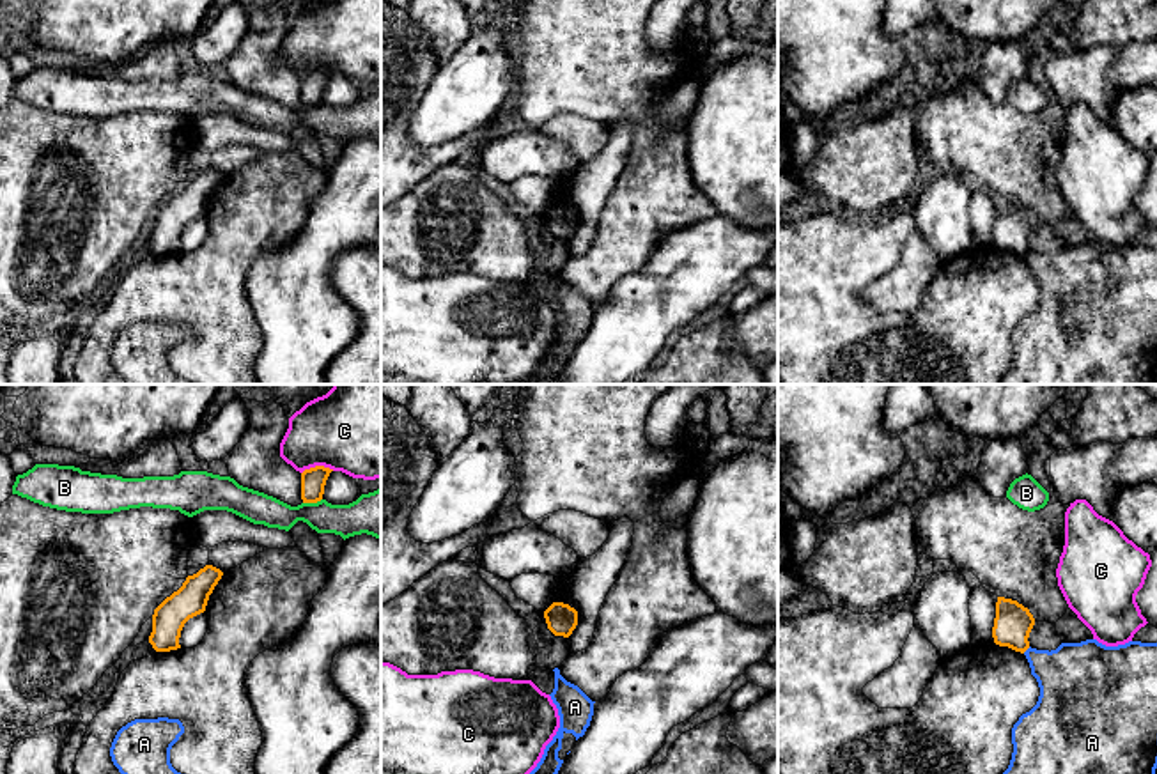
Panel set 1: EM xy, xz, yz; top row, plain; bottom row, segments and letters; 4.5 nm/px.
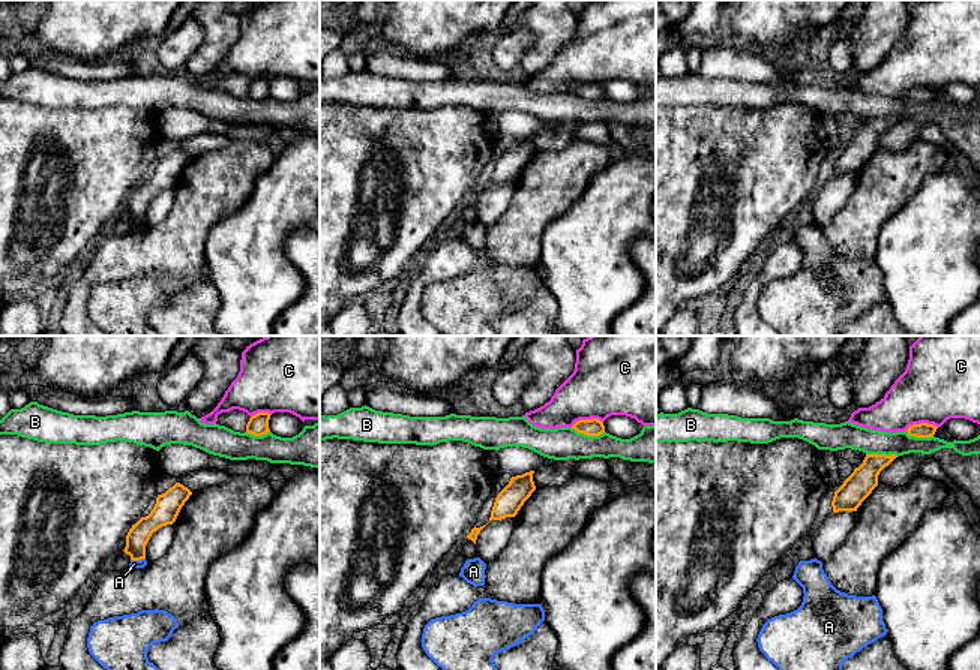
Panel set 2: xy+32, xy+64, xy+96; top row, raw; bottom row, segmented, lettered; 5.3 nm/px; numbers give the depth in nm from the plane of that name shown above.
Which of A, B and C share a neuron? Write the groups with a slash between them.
A / B / C

